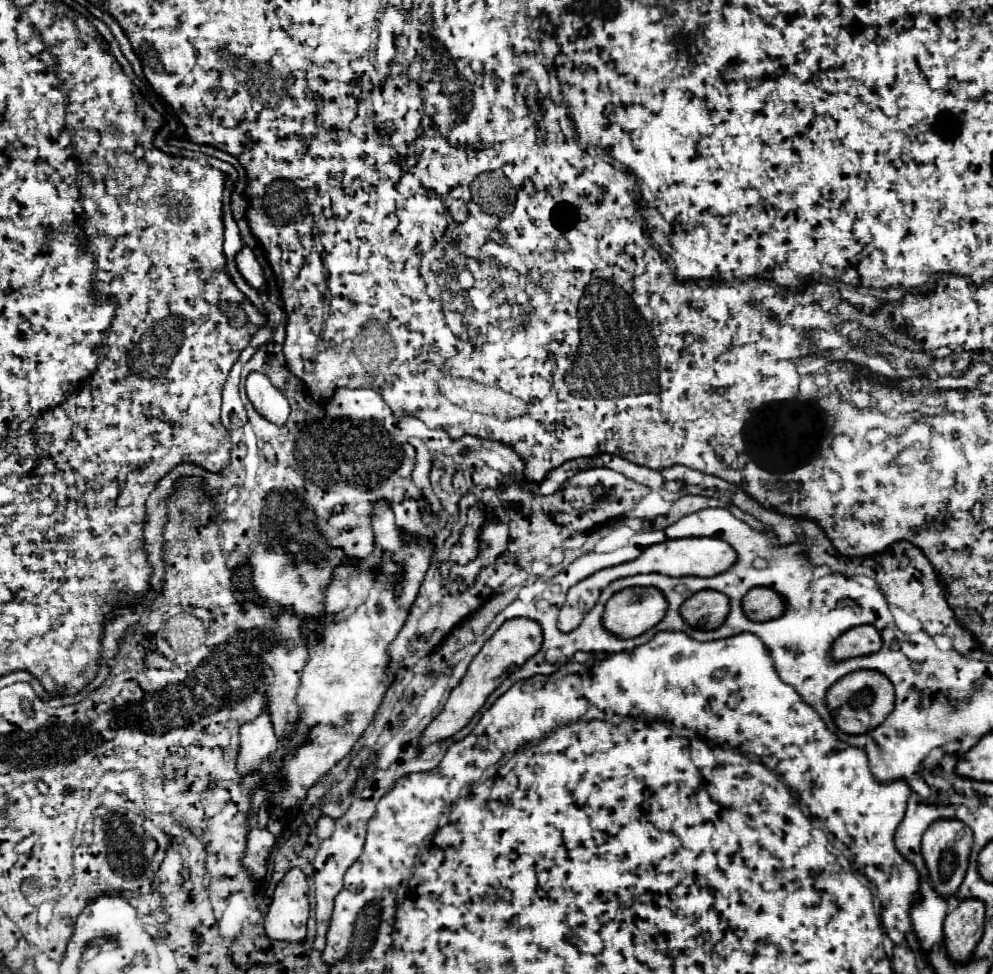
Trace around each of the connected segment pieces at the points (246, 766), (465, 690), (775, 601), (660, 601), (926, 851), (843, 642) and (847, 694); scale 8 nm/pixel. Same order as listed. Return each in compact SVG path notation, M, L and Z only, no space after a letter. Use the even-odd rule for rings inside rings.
M261 713L257 719L247 721L239 727L239 753L237 753L237 771L241 777L247 773L263 771L269 757L277 751L277 735L269 715Z
M531 619L505 621L495 631L495 635L483 645L483 649L475 655L465 677L451 691L443 711L425 727L425 731L421 733L421 739L419 739L419 749L427 747L429 743L435 743L435 741L445 741L451 735L455 735L457 731L461 731L471 721L471 717L483 707L487 697L501 685L501 679L505 679L505 675L517 671L517 667L521 667L539 649L541 649L541 627L537 627L535 621L531 621Z
M755 587L743 597L743 613L751 621L769 621L783 613L783 599L767 587Z
M653 587L623 589L607 601L603 611L603 627L619 639L631 639L655 627L665 617L665 611L667 601L661 591ZM635 591L645 591L647 597L631 603L631 595Z
M939 819L937 823L929 825L929 829L925 831L925 835L923 835L923 859L925 859L927 871L929 871L929 881L941 897L949 899L957 893L957 889L965 877L965 871L967 871L971 845L973 845L971 829L957 819Z
M859 625L845 631L833 645L831 645L831 659L833 661L845 661L853 657L871 655L881 649L881 637L879 631L871 625Z
M855 671L845 675L843 679L839 679L825 697L827 709L831 711L831 717L835 721L835 725L849 735L859 735L859 733L869 733L873 731L877 725L881 725L887 715L893 711L893 703L895 703L895 691L893 685L889 683L889 679L885 679L881 673L877 671Z

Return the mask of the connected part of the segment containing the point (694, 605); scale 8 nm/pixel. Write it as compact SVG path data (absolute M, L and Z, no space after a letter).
M699 591L681 605L679 613L693 629L717 629L729 613L729 599L719 591Z

